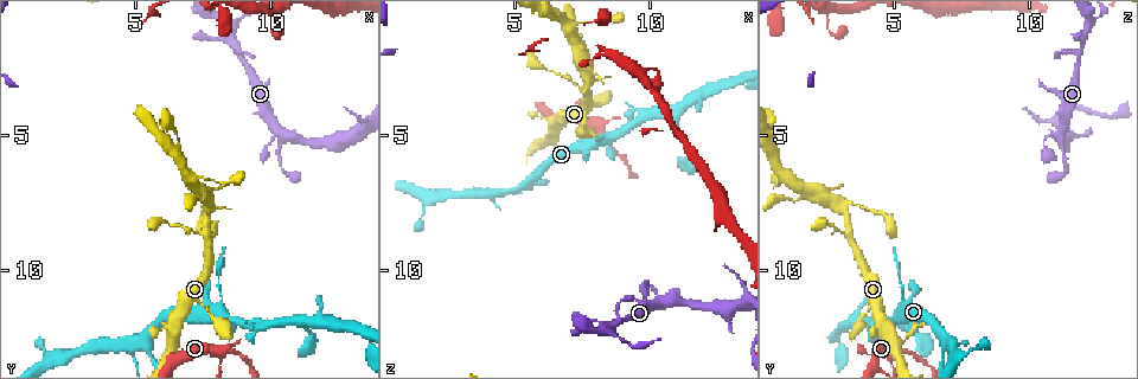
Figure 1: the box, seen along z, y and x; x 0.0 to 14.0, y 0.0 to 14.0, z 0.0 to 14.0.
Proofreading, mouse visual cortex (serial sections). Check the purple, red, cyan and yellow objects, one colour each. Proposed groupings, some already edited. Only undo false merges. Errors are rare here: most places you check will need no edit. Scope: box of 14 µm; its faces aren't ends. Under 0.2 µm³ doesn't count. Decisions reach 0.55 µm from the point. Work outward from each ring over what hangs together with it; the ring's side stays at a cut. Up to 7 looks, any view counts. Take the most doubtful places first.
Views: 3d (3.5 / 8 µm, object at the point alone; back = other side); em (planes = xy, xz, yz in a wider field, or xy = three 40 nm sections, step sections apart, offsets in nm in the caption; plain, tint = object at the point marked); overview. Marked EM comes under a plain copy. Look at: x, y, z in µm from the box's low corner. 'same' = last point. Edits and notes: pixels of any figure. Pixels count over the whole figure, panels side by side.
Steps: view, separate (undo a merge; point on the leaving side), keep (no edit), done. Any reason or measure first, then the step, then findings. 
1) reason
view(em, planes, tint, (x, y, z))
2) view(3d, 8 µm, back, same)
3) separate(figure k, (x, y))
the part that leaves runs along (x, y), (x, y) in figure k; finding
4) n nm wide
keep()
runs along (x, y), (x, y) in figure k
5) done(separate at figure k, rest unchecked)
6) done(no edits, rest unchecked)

branch point
view(3d, 8 µm, (8.2, 13.0, 4.9))

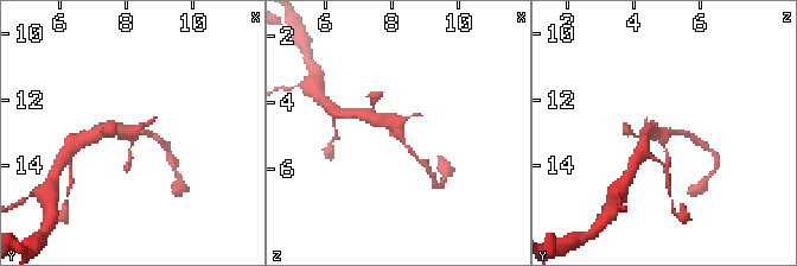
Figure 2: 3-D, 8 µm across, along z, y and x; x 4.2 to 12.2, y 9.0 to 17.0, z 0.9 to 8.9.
need the tissue
view(em, planes, tint, (8.2, 13.0, 4.9))

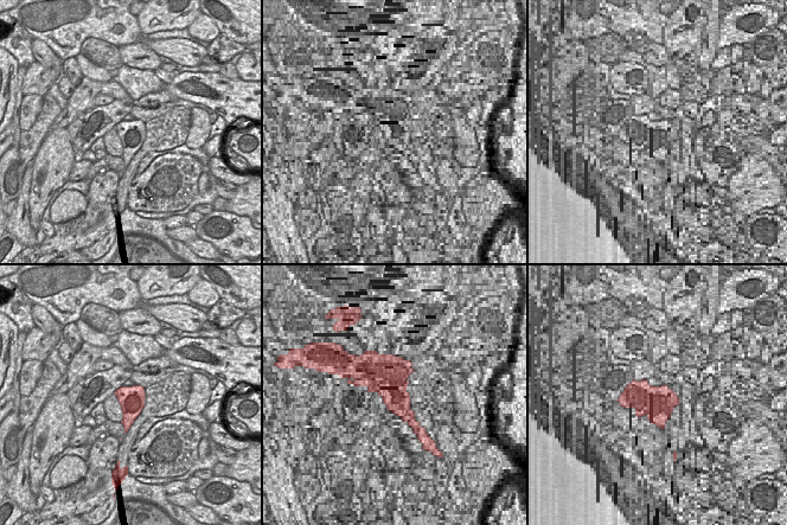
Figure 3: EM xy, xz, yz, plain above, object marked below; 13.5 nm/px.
keep()
runs along (369, 116), (387, 120), (416, 158) in figure 2; continuous, no second cell

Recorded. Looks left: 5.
thin neck
view(3d, 3.5 µm, (8.5, 1.0, 12.1))

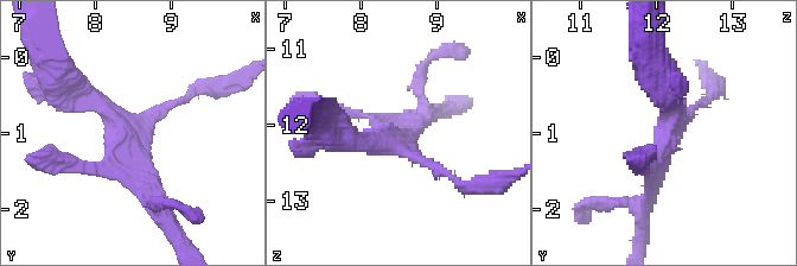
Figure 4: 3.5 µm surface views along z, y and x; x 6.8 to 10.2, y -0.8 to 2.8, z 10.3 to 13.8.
3 arms; arms of 100, 200, 300 nm; shape alone is not enough
view(em, xy, step 3, tint, (8.40, 1.00, 12.20))

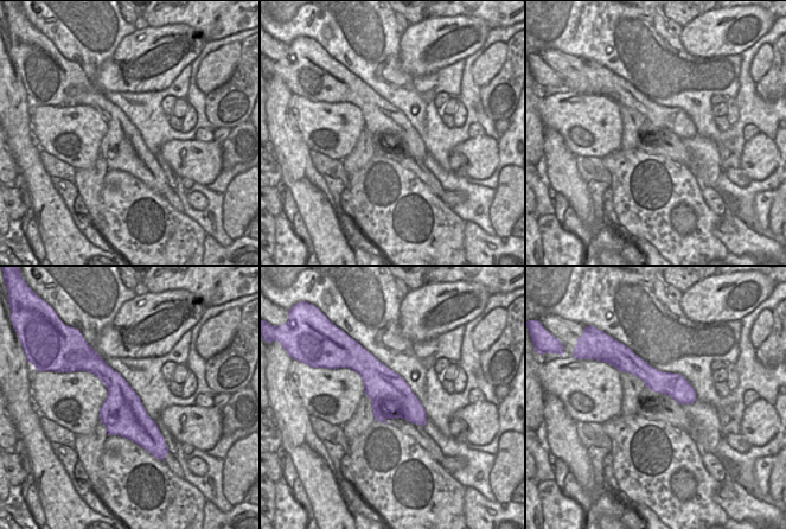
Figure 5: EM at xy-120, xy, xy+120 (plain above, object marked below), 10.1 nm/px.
420 nm wide
keep()
runs along (155, 194), (115, 116), (64, 84) in figure 4; one cell here

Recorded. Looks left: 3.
sudden change in width
view(3d, 8 µm, (5.3, 12.4, 6.8))

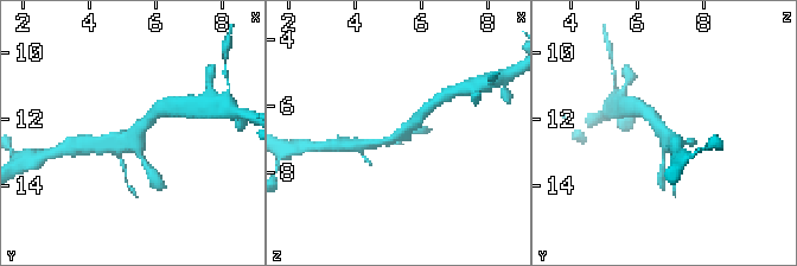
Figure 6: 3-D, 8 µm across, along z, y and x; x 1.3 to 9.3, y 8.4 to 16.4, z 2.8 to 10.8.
view(3d, 3.5 µm, (5.3, 12.5, 6.9))

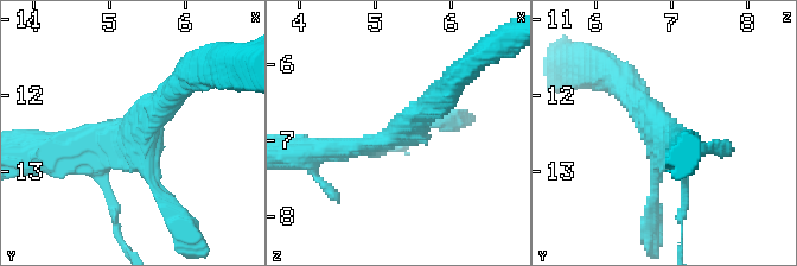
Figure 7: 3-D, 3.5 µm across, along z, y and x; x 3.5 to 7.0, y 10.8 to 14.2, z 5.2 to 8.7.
4 arms; arms of 150, 200, 250, 350 nm; need the tissue
view(em, xy, step 3, tint, (5.30, 12.45, 6.85))

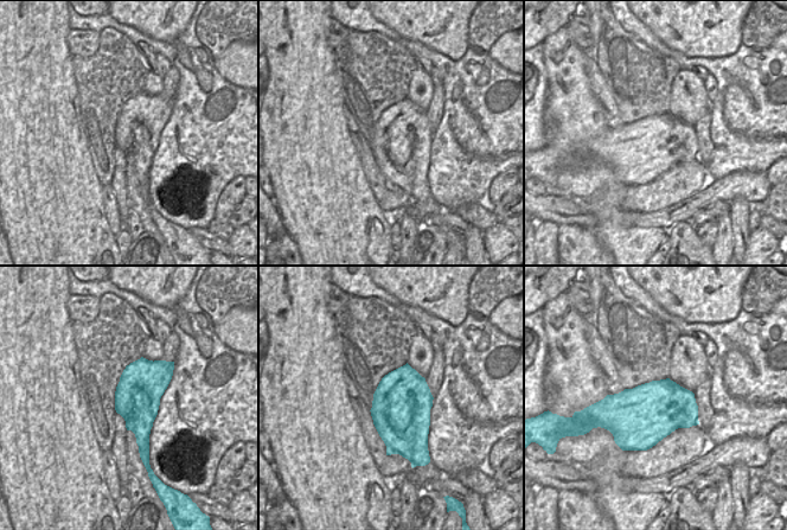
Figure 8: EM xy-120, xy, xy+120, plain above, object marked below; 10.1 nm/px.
keep()
runs along (187, 78), (122, 144), (67, 151) in figure 7; one cell here

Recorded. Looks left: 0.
done(no edits, rest unchecked)

